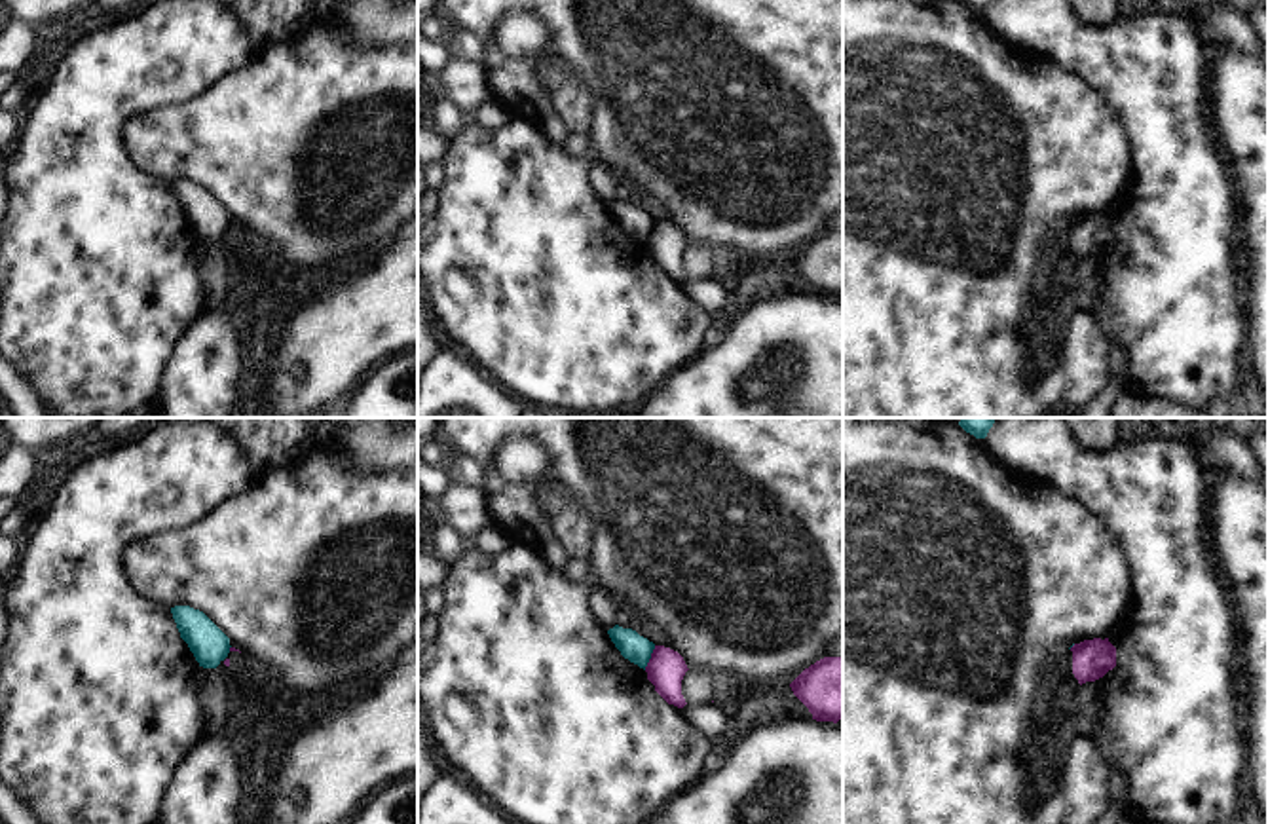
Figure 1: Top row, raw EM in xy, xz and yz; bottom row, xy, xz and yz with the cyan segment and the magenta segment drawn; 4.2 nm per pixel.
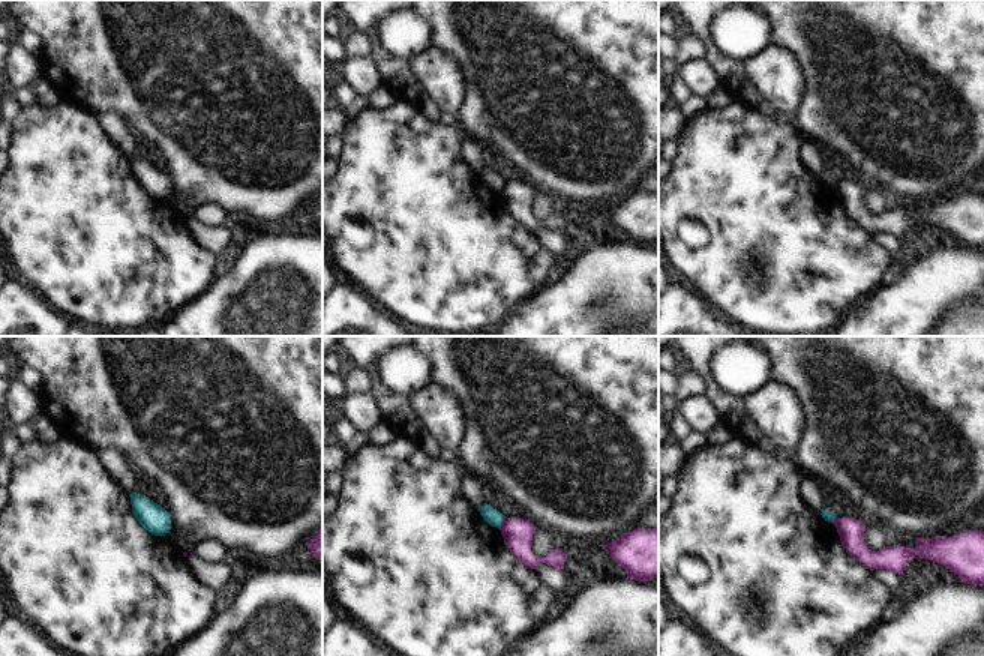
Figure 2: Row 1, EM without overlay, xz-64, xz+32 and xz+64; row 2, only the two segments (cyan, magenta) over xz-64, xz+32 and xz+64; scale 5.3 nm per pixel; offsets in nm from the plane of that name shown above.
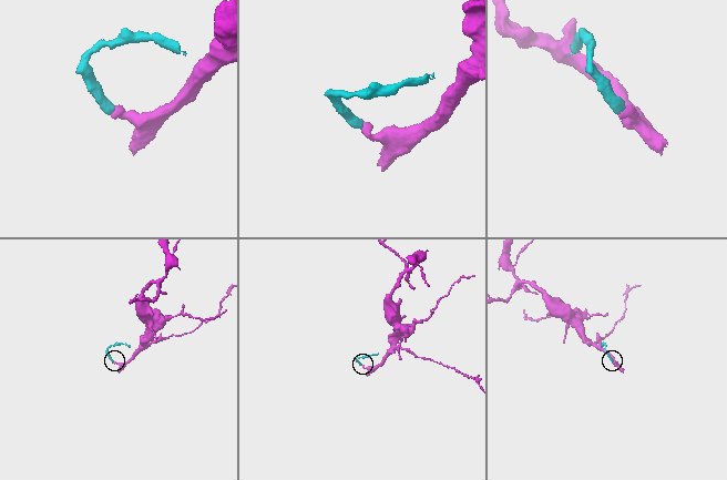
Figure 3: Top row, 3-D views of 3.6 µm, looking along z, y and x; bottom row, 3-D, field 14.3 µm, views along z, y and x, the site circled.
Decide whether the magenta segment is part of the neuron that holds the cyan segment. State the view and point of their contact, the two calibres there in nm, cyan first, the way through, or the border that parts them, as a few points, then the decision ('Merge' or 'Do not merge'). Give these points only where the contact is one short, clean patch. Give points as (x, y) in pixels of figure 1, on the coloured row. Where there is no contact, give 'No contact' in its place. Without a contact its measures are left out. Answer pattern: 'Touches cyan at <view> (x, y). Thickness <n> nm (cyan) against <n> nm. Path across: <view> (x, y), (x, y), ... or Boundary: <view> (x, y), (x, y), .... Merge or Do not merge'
Touches cyan at xz (650, 657). Thickness 120 nm (cyan) against 160 nm. Boundary: xz (655, 646), (644, 669). Do not merge.

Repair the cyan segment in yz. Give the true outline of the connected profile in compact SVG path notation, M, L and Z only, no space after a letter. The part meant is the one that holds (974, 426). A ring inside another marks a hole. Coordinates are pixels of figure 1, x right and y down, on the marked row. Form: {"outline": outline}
{"outline": "M962 418L959 421L959 425L976 439L985 439L993 423L995 418Z"}

